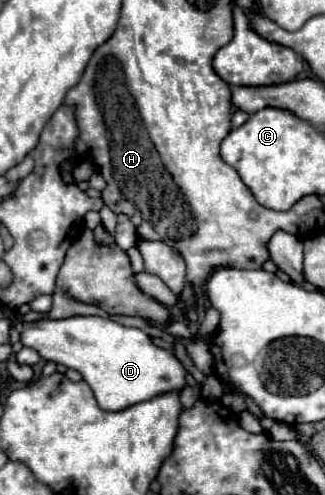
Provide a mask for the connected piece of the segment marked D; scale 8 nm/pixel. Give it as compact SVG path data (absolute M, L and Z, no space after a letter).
M73 316L65 320L23 322L21 342L37 350L43 360L79 370L103 410L125 410L137 402L185 388L185 368L175 354L155 346L143 330L127 328L107 318Z

